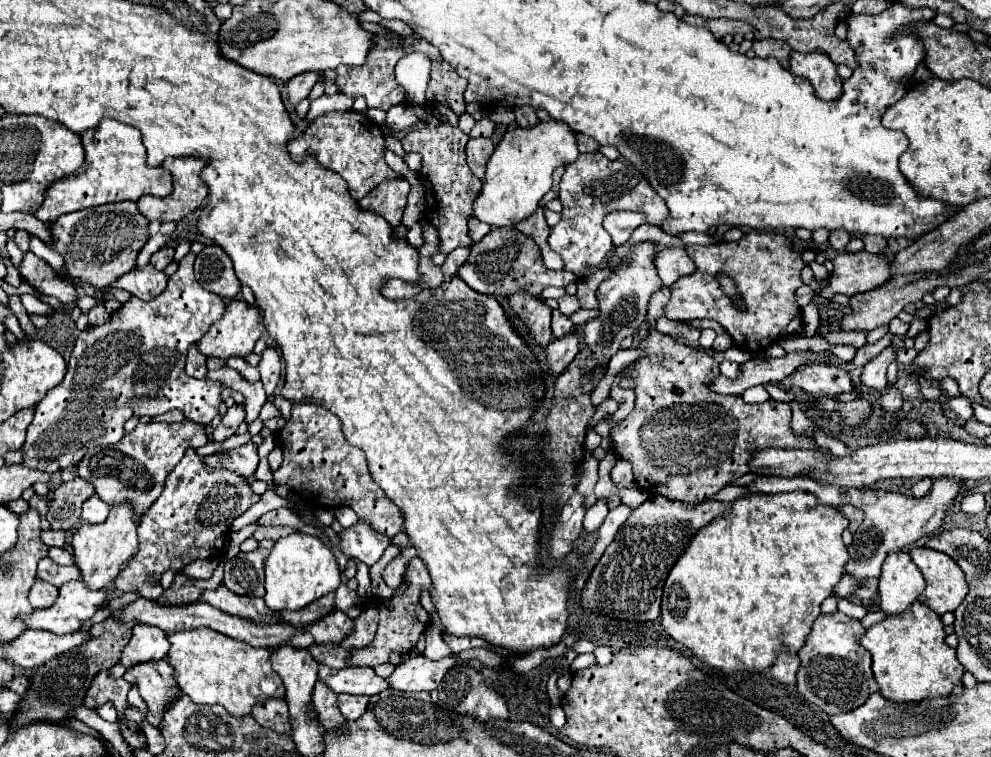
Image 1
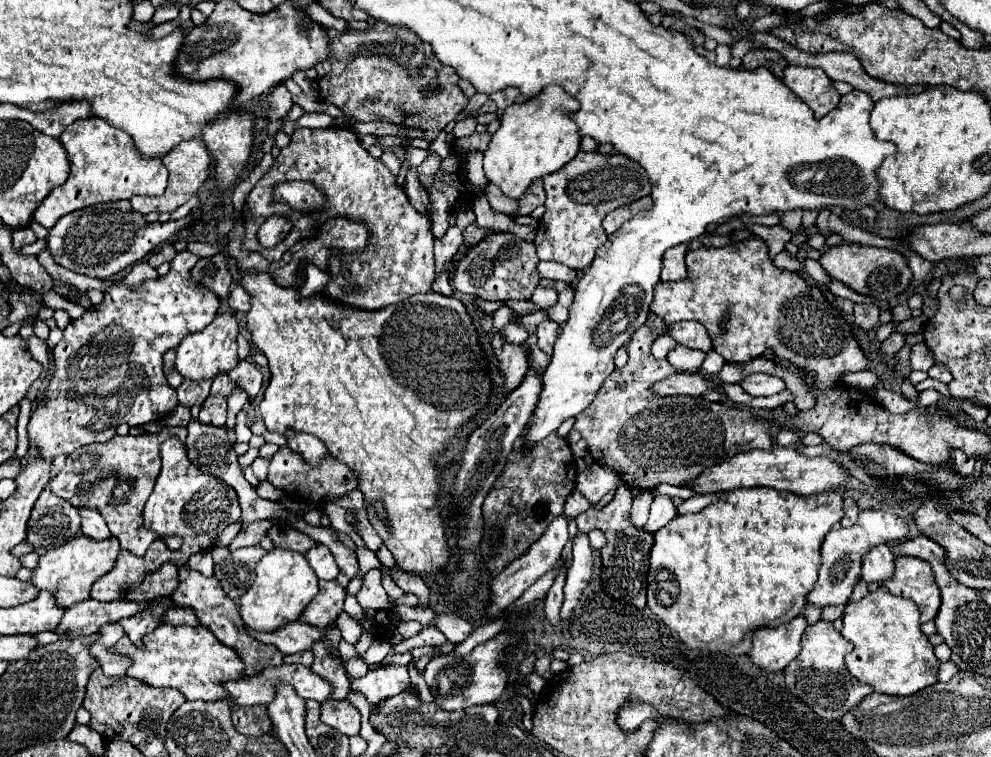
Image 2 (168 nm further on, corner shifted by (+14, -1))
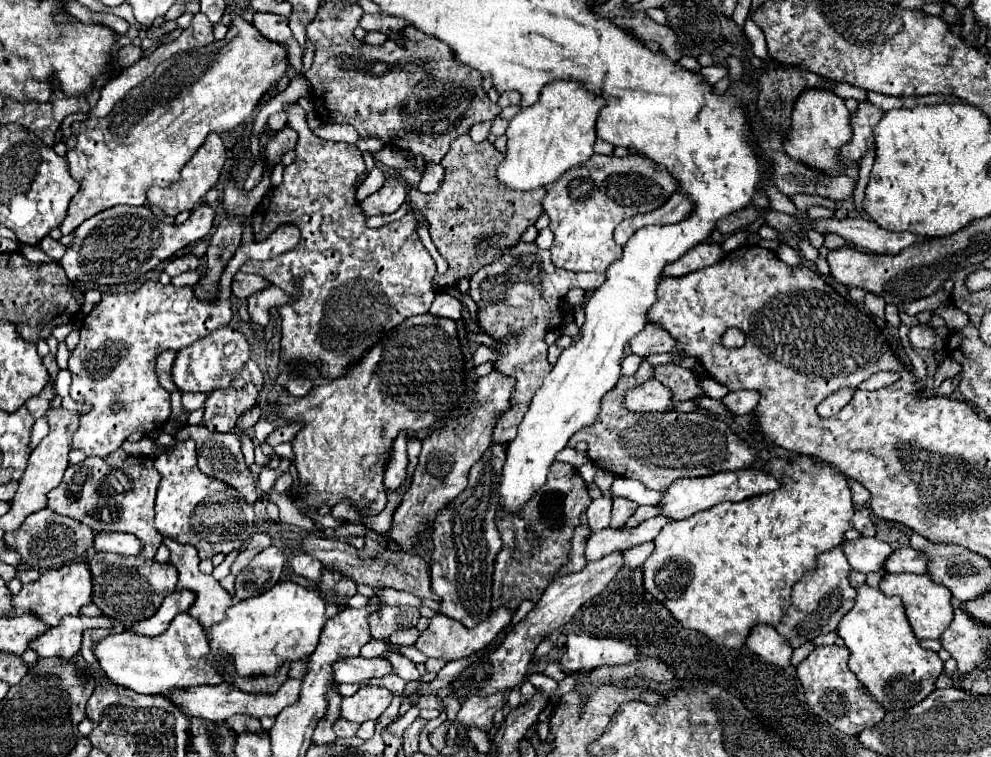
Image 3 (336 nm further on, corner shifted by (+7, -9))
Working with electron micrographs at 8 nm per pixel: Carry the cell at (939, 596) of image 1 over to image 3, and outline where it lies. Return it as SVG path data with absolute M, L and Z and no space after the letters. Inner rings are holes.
M889 574L881 580L879 590L885 596L899 596L903 600L907 618L913 626L915 636L919 636L919 640L941 638L941 634L945 632L945 628L949 626L949 622L953 618L951 592L941 584L933 584L933 580L929 580L929 576L925 576L925 574Z

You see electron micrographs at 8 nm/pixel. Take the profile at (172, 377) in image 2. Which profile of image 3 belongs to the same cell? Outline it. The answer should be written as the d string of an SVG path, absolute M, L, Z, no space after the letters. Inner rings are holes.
M165 350L159 354L157 358L157 376L159 376L159 384L167 390L167 392L177 392L177 386L173 384L173 378L171 378L171 368L173 368L173 362L175 362L175 352L173 350Z

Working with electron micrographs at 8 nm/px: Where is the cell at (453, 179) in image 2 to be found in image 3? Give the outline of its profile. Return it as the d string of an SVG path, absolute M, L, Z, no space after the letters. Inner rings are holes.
M459 136L453 140L453 148L449 148L441 162L445 166L445 178L439 190L423 194L419 188L409 188L413 212L421 212L421 216L427 218L431 240L449 264L449 270L443 276L435 276L435 290L453 286L461 278L475 274L481 266L497 260L501 256L497 254L497 248L505 250L515 246L521 234L543 214L541 200L545 198L545 188L519 192L505 188L495 180L495 166L501 158L503 154L495 150L491 142L475 144L469 136ZM479 238L487 238L493 244L485 254L475 254L475 242Z

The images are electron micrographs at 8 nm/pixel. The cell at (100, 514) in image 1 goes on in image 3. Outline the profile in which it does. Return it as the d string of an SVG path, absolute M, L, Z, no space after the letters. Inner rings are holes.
M99 532L93 540L95 552L113 552L121 556L135 556L141 552L141 546L143 544L133 534L121 532Z

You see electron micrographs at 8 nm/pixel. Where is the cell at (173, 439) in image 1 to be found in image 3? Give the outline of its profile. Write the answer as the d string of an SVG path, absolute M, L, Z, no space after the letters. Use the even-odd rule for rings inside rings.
M123 448L117 452L99 458L89 456L77 466L69 466L65 472L63 482L49 492L49 504L47 508L77 518L83 524L87 524L95 532L129 532L137 536L143 542L141 556L145 560L153 558L157 548L163 542L163 536L153 526L153 502L155 492L159 486L161 474L155 468L155 460L149 456L133 456L127 454ZM79 484L75 494L71 492L71 486Z

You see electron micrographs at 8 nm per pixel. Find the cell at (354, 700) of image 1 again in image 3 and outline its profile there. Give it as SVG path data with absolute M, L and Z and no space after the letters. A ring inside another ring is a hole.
M339 718L339 720L333 724L333 730L335 730L337 738L351 738L351 736L355 736L355 734L357 734L359 724L353 724L351 720Z

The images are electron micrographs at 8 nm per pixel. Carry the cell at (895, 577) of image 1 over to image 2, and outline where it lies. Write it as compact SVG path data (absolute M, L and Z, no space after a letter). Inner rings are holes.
M878 544L862 556L862 578L870 582L882 582L894 572L894 554L886 544Z

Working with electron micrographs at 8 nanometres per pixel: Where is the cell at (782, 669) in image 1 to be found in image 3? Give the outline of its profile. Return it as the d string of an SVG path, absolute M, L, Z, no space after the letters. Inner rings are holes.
M755 626L747 638L747 648L777 668L791 666L793 646L771 626Z

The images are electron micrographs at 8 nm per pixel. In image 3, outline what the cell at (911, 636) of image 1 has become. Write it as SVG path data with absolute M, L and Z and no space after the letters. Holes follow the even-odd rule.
M867 584L859 586L855 606L841 618L837 632L851 650L849 668L885 710L911 708L935 690L935 680L943 672L943 662L937 652L921 648L905 616L901 598L889 598Z

